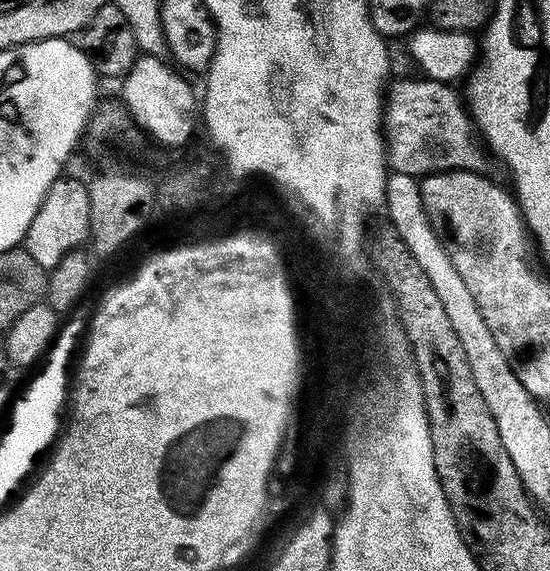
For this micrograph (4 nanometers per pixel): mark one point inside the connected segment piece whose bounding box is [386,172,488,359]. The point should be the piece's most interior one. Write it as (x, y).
(404, 206)

